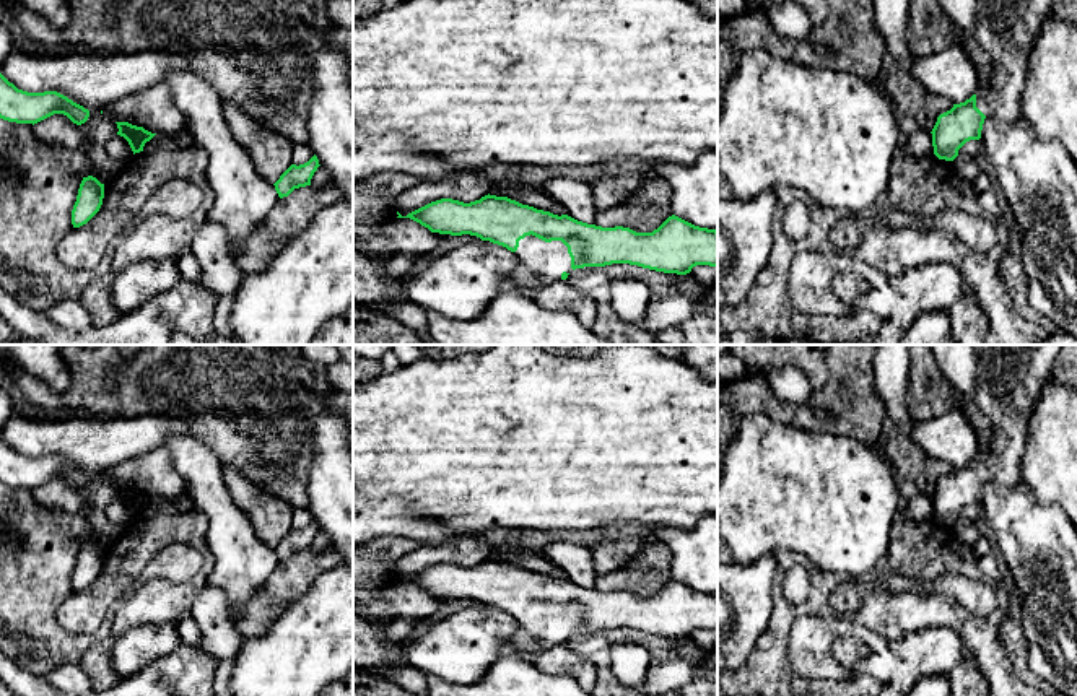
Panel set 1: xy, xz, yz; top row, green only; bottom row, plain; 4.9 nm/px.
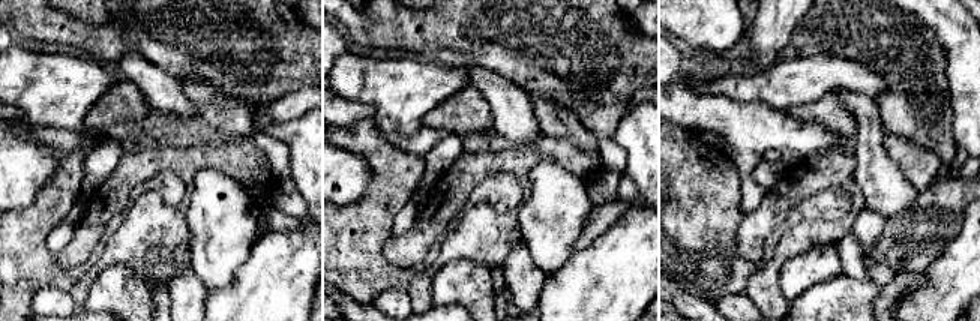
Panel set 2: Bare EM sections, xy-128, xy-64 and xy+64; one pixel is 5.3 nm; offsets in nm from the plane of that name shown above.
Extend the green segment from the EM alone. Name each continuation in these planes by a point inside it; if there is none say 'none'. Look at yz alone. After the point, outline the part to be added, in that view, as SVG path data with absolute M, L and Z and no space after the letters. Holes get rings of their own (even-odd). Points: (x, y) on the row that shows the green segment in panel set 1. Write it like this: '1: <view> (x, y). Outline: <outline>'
1: yz (1006, 30). Outline: M978 0L975 36L991 60L991 76L976 93L976 107L986 117L1022 117L1028 57L1053 7L1054 0Z

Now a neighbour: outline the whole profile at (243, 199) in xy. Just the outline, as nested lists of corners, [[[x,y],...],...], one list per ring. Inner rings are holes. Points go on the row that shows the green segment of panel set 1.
[[[182,70],[166,76],[164,83],[184,114],[185,130],[208,154],[205,176],[215,202],[205,220],[226,231],[229,257],[236,260],[280,197],[233,138],[223,112],[225,101],[205,78]]]

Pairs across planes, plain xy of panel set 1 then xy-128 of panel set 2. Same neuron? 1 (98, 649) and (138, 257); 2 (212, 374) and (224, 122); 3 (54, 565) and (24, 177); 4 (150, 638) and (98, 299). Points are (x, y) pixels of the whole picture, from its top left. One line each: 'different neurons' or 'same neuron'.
1: same neuron
2: different neurons
3: different neurons
4: same neuron

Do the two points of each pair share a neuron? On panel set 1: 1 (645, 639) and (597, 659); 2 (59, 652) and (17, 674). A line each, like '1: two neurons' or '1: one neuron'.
1: one neuron
2: two neurons

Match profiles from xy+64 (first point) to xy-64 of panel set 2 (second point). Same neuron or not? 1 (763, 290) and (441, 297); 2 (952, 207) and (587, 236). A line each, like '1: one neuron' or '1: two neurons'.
1: two neurons
2: one neuron

